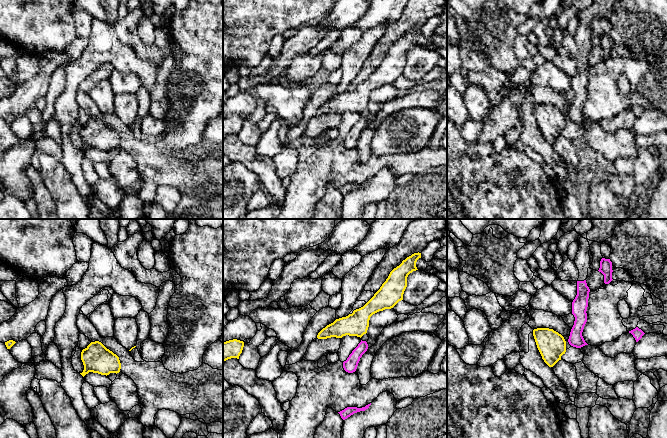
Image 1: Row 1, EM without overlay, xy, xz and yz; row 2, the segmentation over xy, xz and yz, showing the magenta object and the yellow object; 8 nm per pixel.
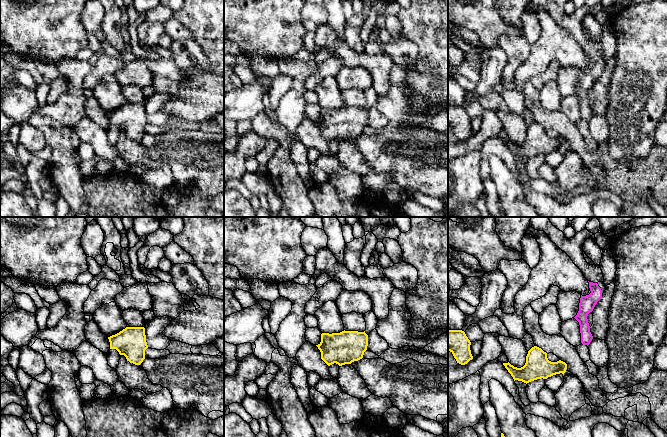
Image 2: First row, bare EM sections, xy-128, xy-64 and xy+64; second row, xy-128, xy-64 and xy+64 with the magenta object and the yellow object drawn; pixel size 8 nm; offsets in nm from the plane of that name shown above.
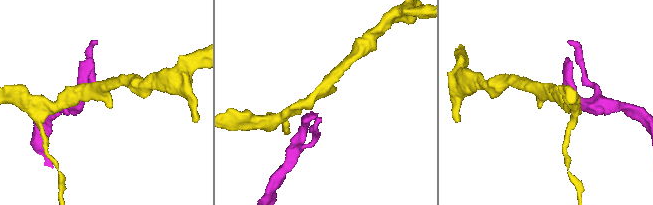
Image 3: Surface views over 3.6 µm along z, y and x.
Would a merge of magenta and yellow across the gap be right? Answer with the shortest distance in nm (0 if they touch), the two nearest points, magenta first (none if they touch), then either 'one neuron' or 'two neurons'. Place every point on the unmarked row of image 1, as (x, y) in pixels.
20 nm | yz (568, 117), (565, 117) | two neurons

